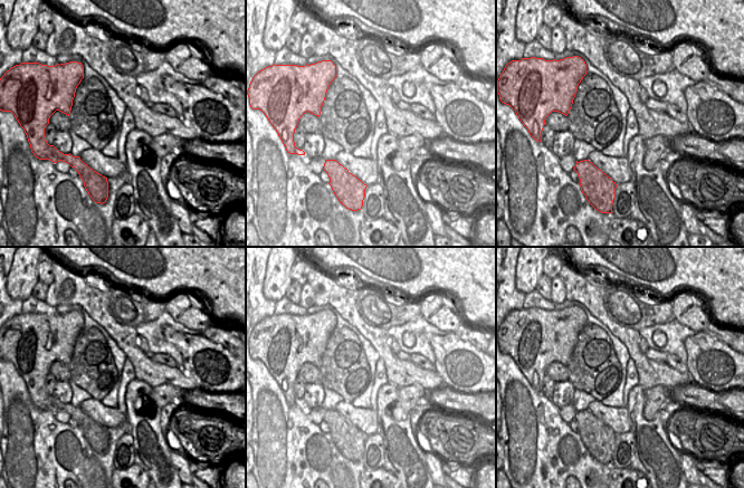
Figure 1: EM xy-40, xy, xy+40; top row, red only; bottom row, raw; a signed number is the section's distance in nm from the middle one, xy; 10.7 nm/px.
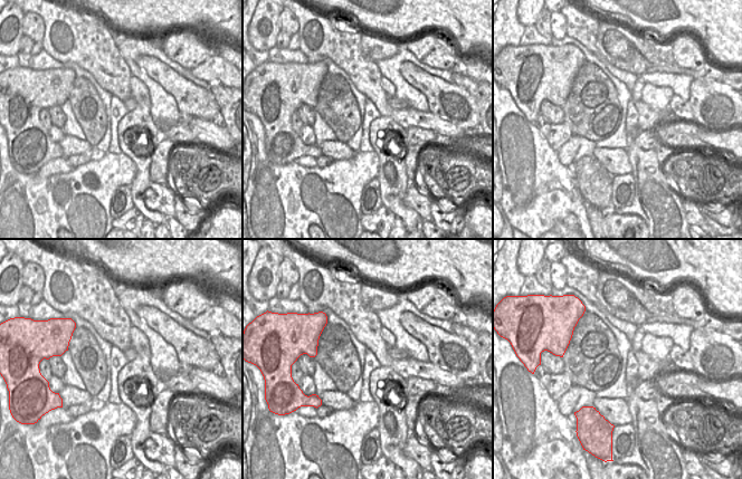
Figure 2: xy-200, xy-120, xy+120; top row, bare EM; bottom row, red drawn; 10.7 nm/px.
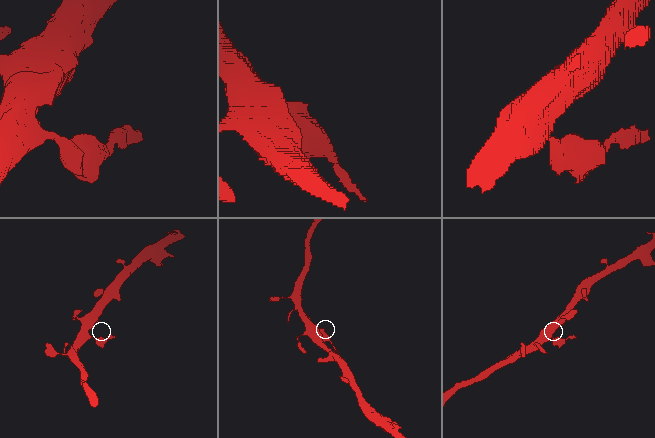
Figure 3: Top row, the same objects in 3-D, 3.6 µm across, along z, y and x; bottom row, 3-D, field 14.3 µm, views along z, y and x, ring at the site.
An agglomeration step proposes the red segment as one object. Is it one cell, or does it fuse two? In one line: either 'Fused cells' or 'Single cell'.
Fused cells.

